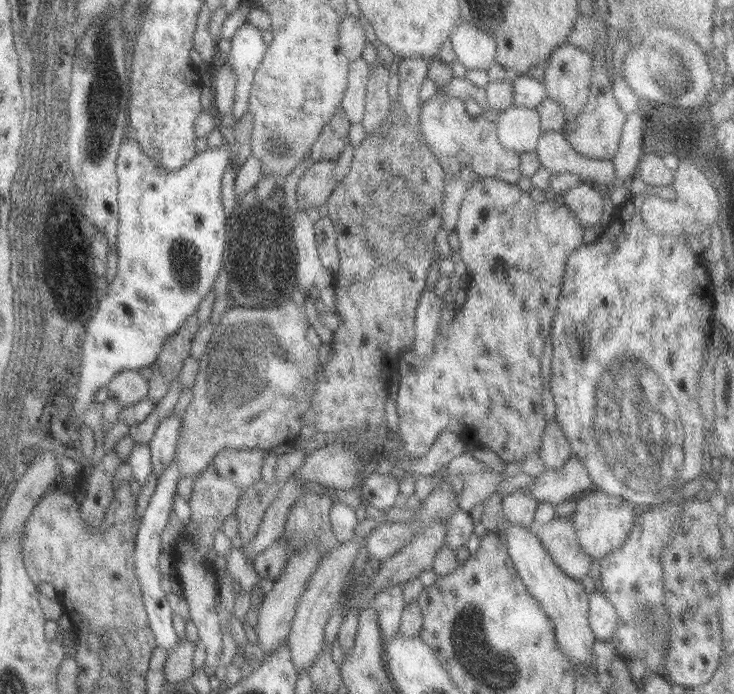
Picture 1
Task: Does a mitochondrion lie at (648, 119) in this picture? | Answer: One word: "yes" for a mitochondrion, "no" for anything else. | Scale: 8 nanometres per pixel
no

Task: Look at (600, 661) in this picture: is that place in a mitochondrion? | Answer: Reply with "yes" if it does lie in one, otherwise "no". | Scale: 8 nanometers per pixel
no

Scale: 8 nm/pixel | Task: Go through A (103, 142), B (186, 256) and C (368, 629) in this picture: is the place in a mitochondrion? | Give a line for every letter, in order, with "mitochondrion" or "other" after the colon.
A: mitochondrion
B: mitochondrion
C: other

